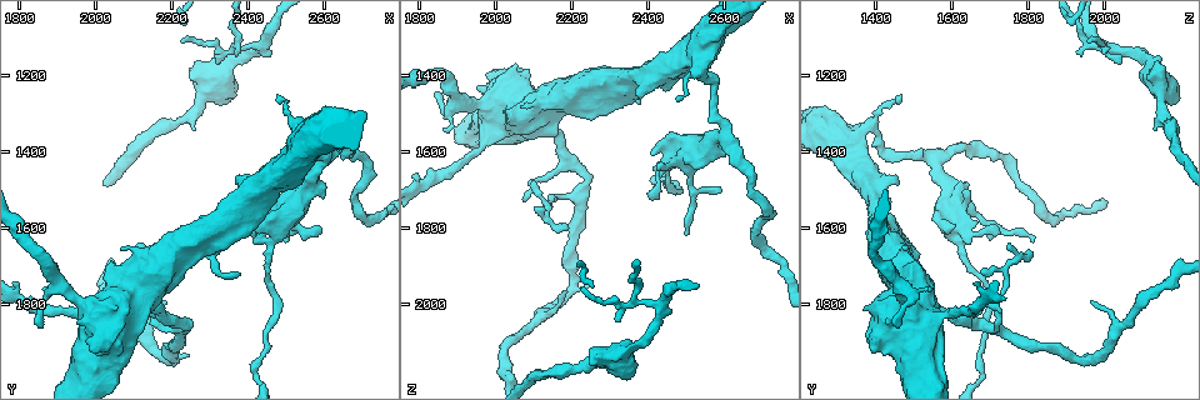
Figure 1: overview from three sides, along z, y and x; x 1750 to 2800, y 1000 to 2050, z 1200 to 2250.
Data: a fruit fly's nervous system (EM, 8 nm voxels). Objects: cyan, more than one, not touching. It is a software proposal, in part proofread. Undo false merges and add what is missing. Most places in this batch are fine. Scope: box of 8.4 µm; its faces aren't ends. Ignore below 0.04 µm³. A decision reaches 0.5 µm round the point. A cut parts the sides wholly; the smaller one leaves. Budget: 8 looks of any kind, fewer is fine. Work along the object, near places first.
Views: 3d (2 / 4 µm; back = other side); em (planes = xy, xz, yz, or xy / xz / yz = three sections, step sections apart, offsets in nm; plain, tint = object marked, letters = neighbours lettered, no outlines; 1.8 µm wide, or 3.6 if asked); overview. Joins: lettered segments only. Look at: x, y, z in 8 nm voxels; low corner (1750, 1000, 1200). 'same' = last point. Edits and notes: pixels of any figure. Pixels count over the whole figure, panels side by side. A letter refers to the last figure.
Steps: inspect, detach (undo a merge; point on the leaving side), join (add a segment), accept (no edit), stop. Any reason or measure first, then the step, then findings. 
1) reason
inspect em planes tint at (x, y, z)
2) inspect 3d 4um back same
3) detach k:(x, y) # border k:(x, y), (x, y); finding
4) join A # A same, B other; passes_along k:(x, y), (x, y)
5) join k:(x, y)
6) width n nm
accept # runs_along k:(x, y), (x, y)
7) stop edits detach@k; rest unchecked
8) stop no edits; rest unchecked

branch stops here
inspect em 3.6um xz step 16 letters at (2245, 1190, 2155)

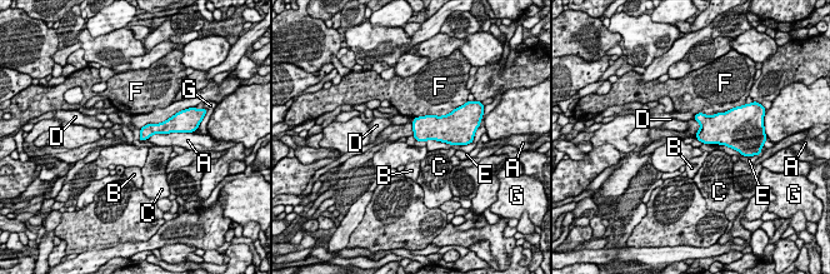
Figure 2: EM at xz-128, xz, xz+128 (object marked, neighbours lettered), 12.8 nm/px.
inspect em 3.6um planes letters same

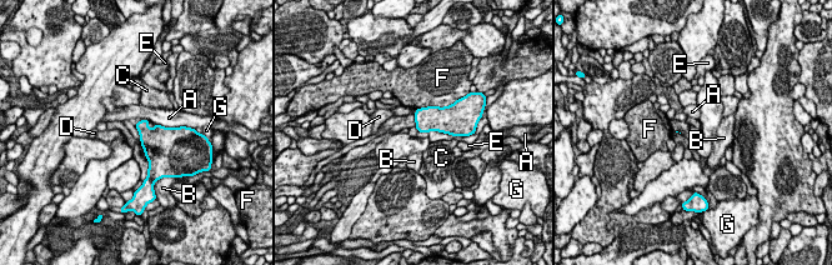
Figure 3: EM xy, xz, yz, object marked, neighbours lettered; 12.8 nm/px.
width 220 nm
accept # A other, B other, C other, D other, E other, F other, G other; border 3:(154, 123), (176, 128); none of them fits

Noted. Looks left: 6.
sudden change in width
inspect em planes plain at (2455, 1650, 1615)

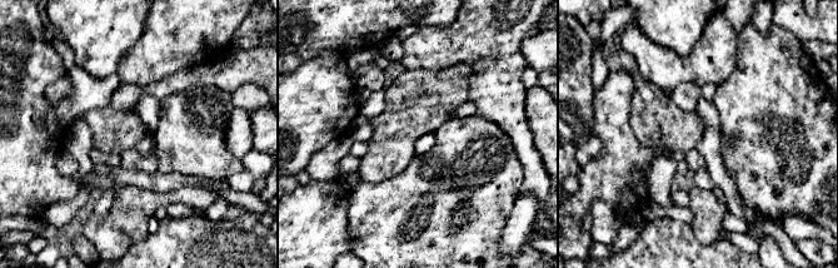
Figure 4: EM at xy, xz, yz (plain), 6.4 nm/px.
see the neighbours
inspect em planes letters same

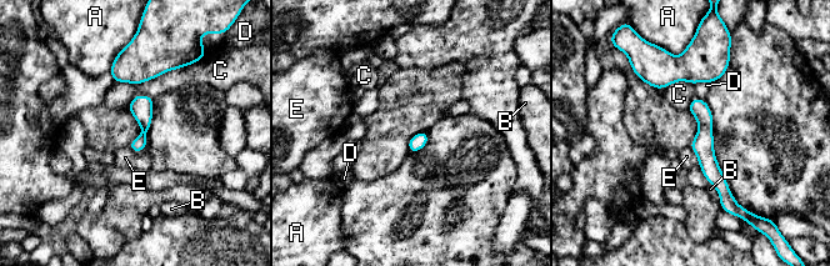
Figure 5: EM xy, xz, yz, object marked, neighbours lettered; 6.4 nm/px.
width 100 nm
accept # A other, B other, C other, D other, E other; runs_along 5:(695, 101), (723, 199); all the same neuron

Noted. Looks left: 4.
calibre changes
inspect em 3.6um xz step 8 letters at (2540, 1365, 1335)

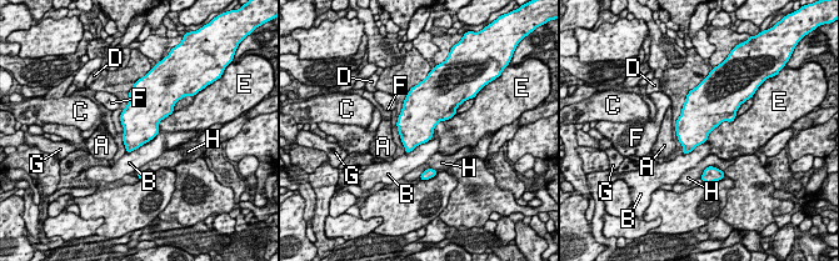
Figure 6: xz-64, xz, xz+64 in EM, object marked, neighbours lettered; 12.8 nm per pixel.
accept # A other, B other, C other, D other, E other, F other, G other, H other; border 6:(737, 116), (722, 121), (705, 142); all the same neuron

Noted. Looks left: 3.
three-way junction
inspect em planes tint at (2435, 1120, 2005)

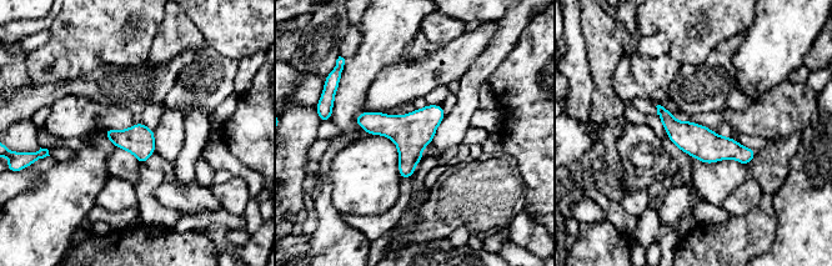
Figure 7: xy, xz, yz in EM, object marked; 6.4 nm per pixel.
see the neighbours
inspect em planes letters same

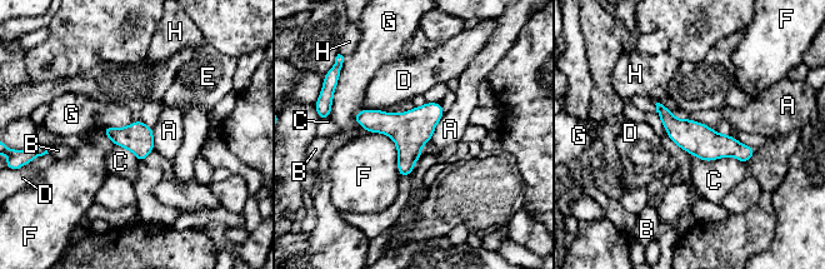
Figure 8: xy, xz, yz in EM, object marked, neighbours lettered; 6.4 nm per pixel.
accept # A other, B other, C other, D other, E other, F other, G other, H other; border 8:(689, 153), (745, 165); all the same neuron

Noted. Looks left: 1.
stop no edits; rest unchecked

